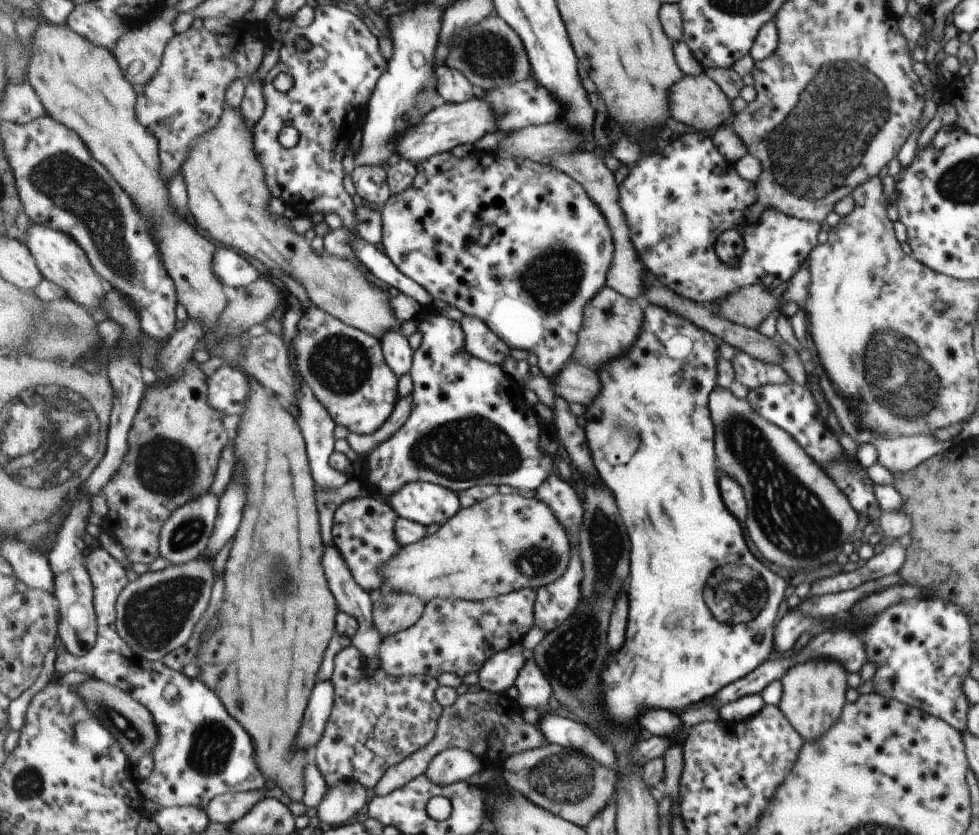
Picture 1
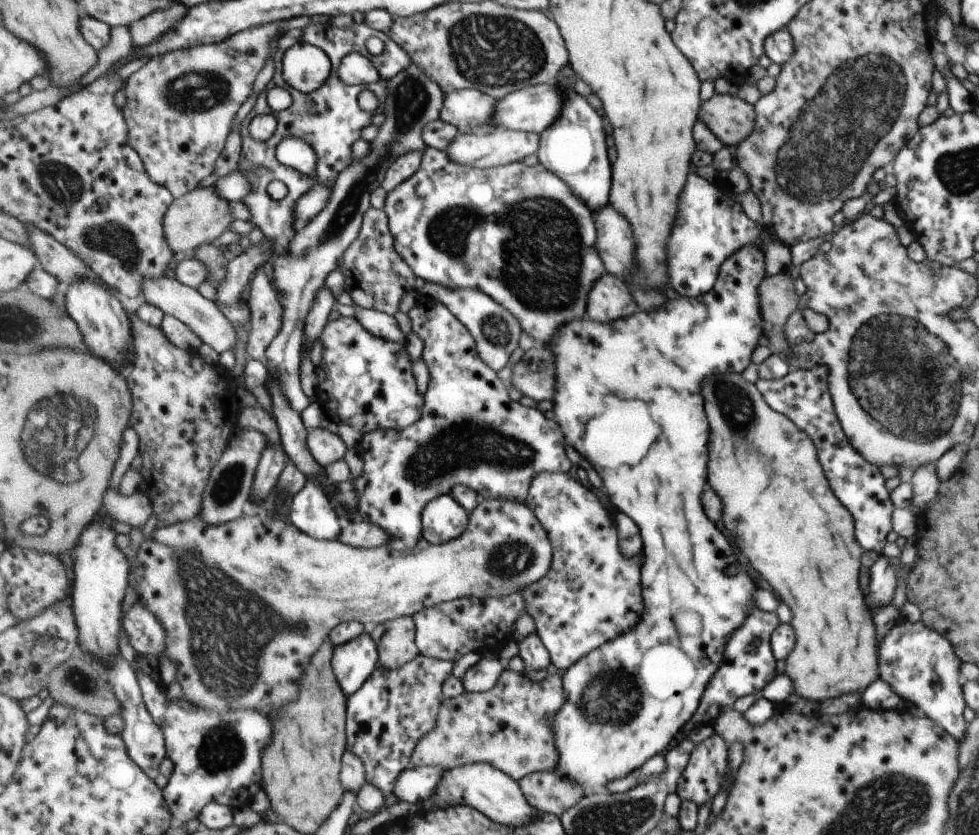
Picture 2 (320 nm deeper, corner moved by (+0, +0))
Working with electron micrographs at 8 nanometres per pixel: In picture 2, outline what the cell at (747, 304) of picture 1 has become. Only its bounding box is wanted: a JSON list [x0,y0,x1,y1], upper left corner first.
[759,272,798,328]

